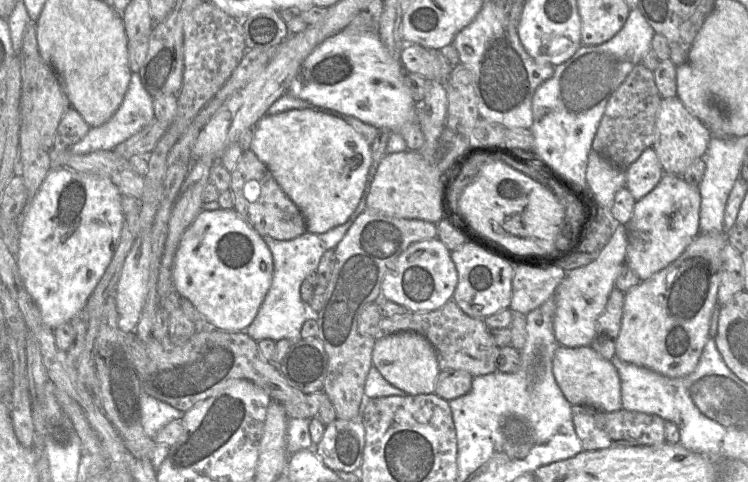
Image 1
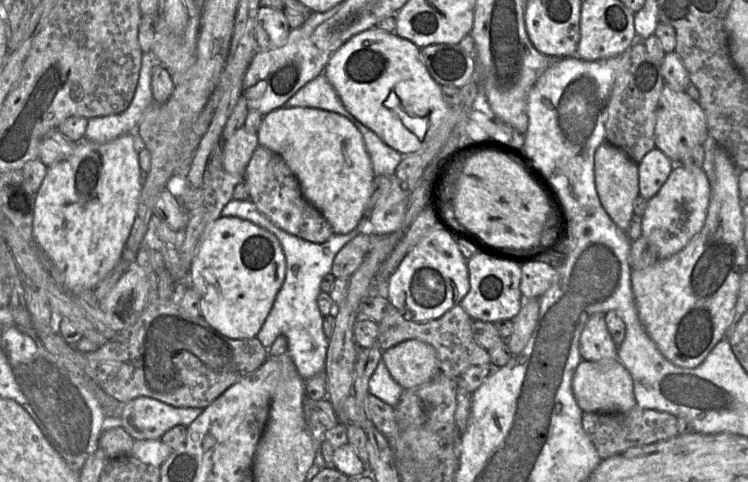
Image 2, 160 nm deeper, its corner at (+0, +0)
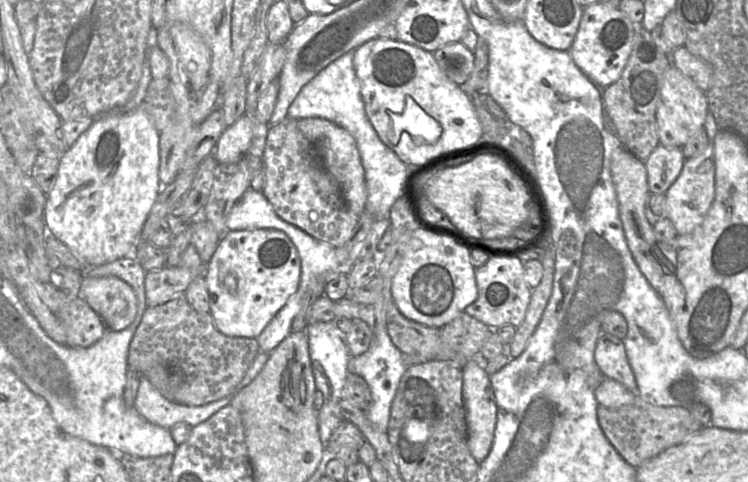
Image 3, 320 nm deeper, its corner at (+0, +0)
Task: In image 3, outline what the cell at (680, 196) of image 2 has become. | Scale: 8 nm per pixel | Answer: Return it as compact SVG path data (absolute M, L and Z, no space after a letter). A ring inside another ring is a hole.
M713 142L698 156L686 159L682 171L666 191L664 216L675 226L678 236L688 234L708 213L715 196L715 160Z

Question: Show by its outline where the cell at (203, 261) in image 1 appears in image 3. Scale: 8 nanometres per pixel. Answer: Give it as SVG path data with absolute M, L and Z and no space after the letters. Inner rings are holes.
M279 230L227 231L206 265L204 278L210 295L210 314L216 328L229 337L257 338L299 286L301 261L290 238Z

